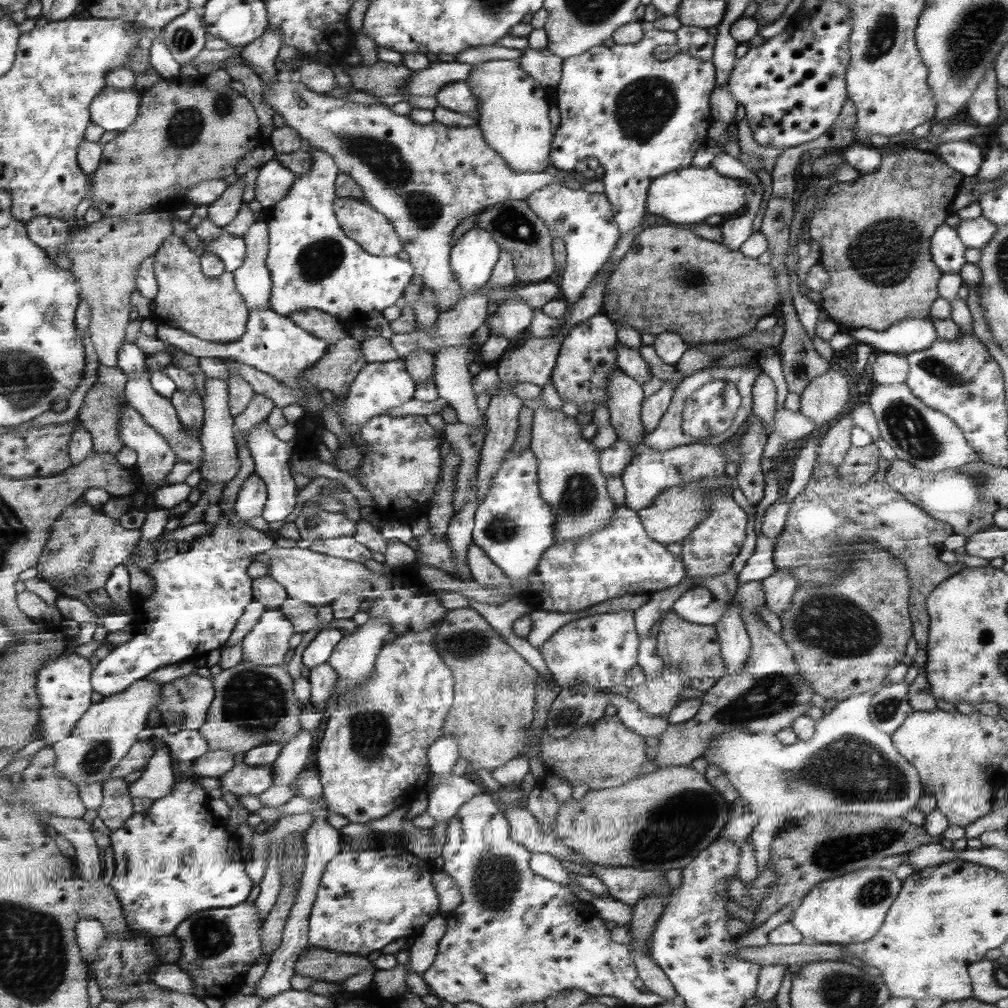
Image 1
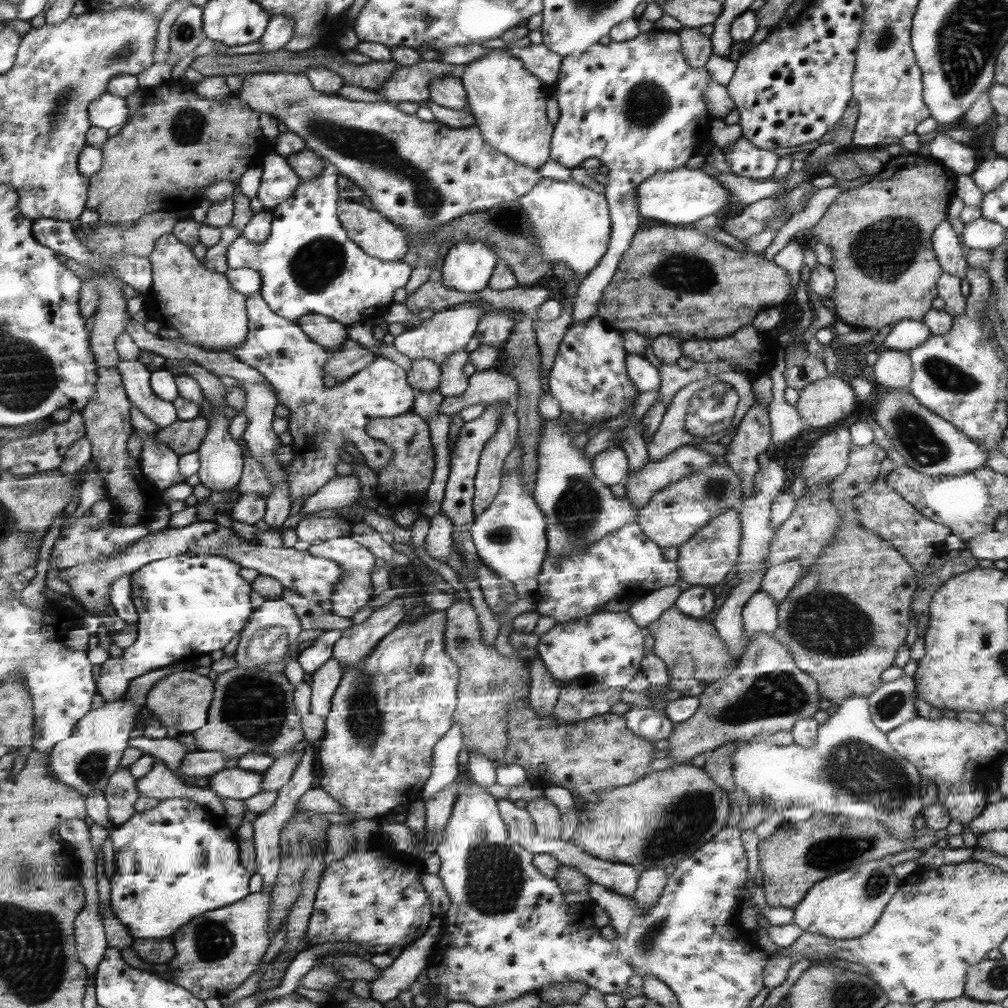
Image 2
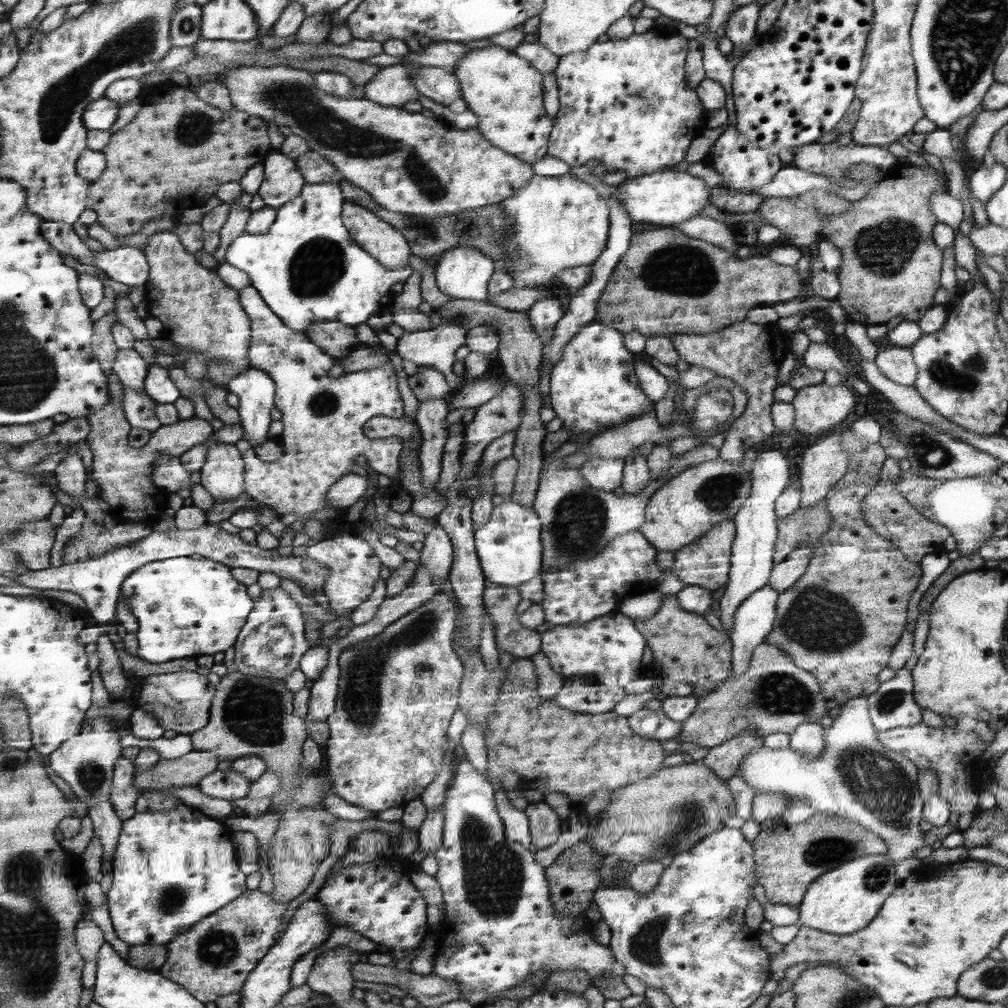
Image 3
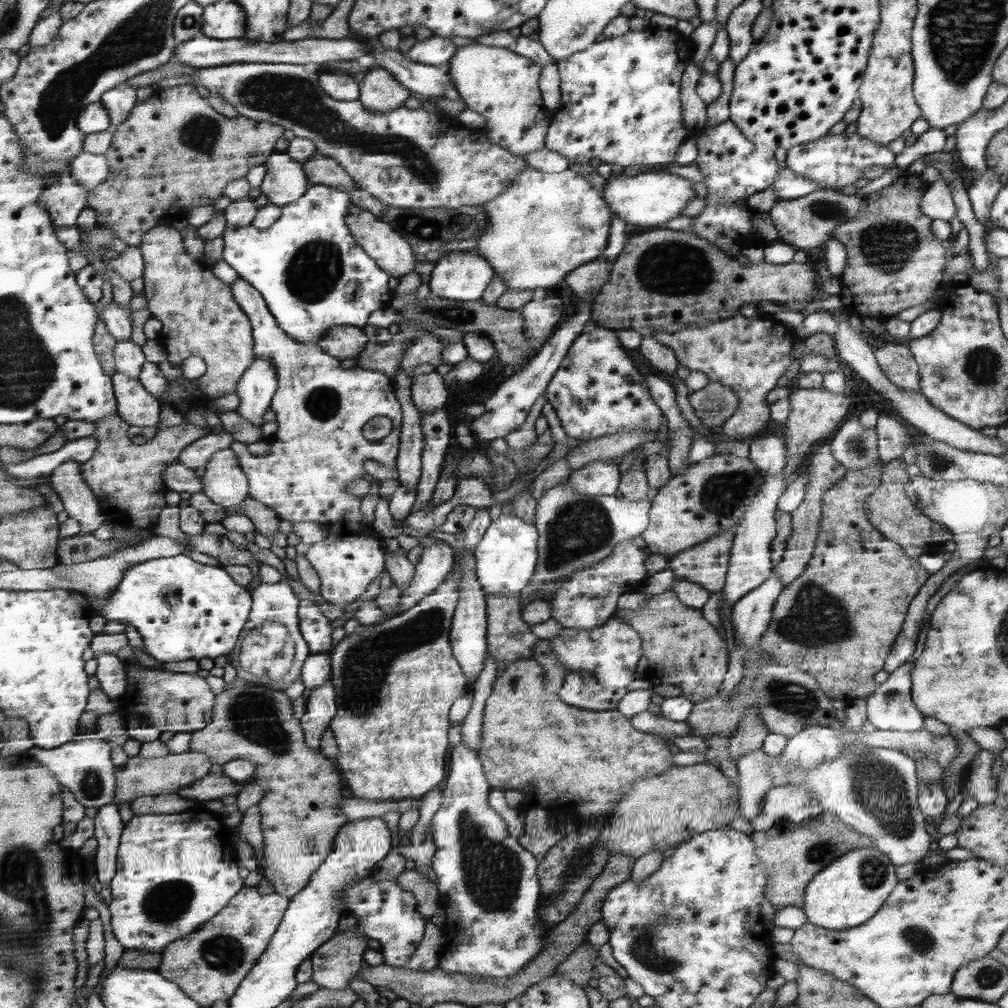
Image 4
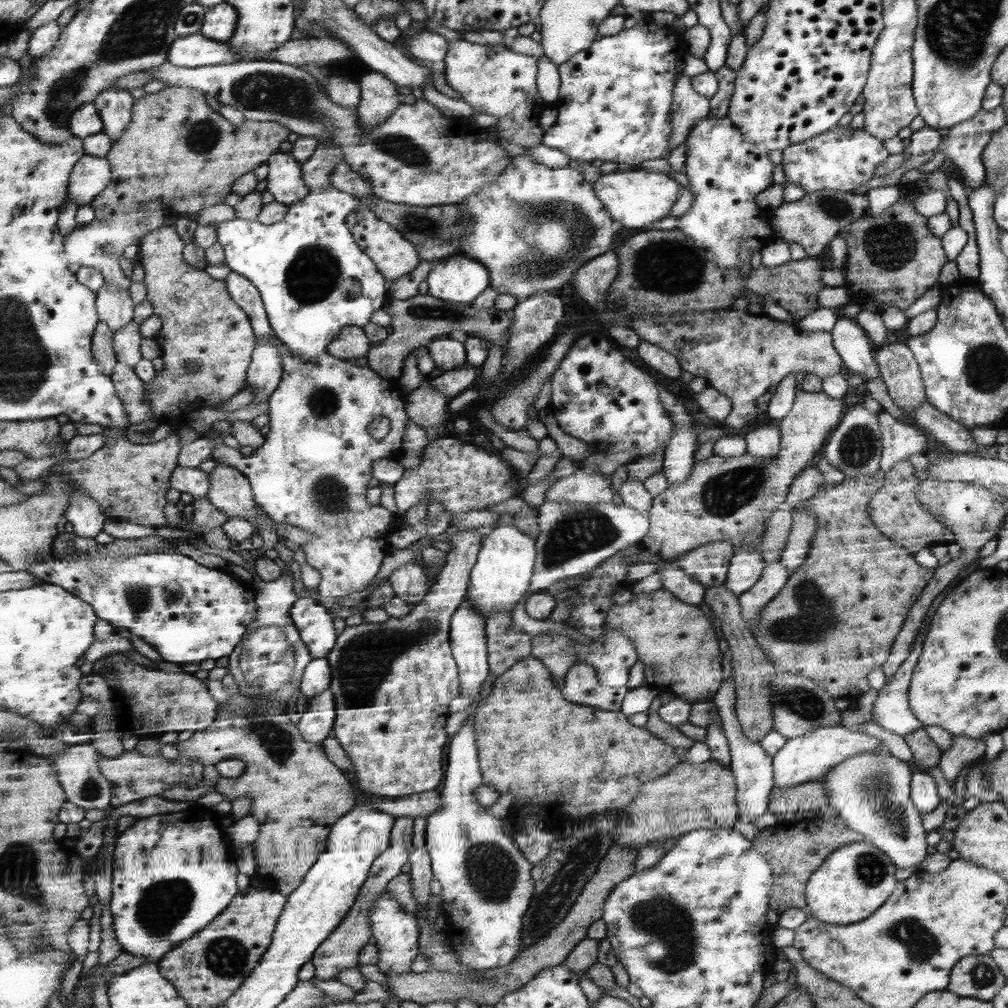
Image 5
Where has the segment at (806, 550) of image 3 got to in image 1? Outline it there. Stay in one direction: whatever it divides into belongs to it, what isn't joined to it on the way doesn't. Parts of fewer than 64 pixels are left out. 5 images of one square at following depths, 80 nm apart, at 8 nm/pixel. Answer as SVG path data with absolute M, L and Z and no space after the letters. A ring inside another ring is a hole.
M775 569L767 578L760 580L764 590L764 602L769 610L781 616L783 610L787 608L790 598L794 593L794 588L798 585L798 577L793 571L785 569Z

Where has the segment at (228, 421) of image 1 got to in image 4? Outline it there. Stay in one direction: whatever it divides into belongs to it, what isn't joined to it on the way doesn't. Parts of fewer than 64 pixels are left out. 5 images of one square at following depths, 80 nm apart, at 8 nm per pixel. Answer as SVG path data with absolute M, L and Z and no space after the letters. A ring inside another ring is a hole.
M232 448L213 455L202 476L204 493L215 504L231 508L241 506L249 496L249 480Z

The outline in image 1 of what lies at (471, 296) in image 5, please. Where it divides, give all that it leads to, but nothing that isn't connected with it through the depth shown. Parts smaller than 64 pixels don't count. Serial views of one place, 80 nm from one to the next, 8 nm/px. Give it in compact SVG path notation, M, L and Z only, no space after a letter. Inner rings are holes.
M473 228L461 236L451 250L451 265L455 278L466 292L488 286L500 250L489 231Z

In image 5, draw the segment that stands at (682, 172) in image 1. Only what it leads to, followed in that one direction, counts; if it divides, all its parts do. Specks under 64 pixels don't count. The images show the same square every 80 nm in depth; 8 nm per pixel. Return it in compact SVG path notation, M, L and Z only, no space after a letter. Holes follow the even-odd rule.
M631 169L624 172L614 170L600 175L595 180L593 190L598 196L599 202L602 202L603 207L606 208L607 215L617 227L643 229L667 217L669 208L673 206L677 194L679 194L679 184L667 177L665 172L643 169Z

